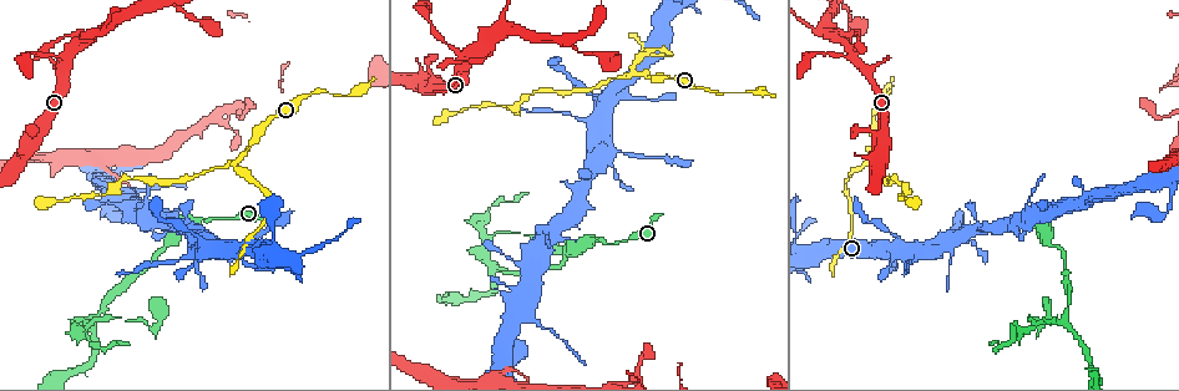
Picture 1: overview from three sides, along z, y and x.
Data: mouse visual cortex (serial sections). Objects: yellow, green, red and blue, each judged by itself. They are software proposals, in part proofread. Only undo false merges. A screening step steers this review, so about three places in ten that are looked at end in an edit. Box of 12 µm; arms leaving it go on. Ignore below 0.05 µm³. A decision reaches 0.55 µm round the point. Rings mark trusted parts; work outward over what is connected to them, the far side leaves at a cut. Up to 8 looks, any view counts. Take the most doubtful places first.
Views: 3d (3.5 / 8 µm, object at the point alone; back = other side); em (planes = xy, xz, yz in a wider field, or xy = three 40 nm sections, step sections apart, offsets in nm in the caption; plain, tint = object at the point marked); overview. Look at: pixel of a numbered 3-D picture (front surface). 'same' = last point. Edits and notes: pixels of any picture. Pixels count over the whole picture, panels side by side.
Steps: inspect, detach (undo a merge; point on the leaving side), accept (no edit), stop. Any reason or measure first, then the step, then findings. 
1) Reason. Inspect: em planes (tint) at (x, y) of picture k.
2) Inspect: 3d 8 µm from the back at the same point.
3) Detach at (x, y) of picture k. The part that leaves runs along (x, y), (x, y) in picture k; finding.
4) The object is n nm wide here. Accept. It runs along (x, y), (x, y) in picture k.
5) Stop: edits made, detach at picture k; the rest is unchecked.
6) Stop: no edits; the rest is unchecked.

Branch point. Inspect: 3d 8 µm at (496, 264) of picture 1.

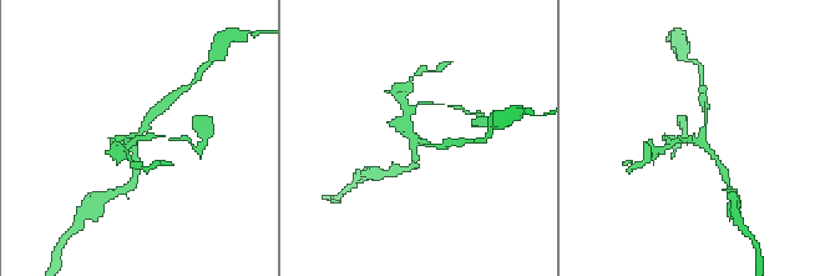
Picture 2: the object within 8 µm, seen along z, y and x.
Inspect: em xy step 2 (tint) at (696, 139) of picture 2.

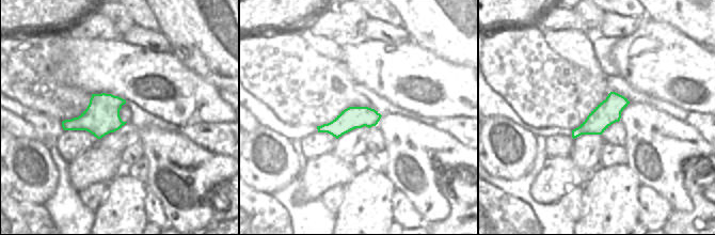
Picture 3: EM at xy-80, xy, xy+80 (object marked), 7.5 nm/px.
Detach at (406, 118) of picture 2. A second cell is stuck on.

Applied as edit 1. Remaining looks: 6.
Inspect: overview.

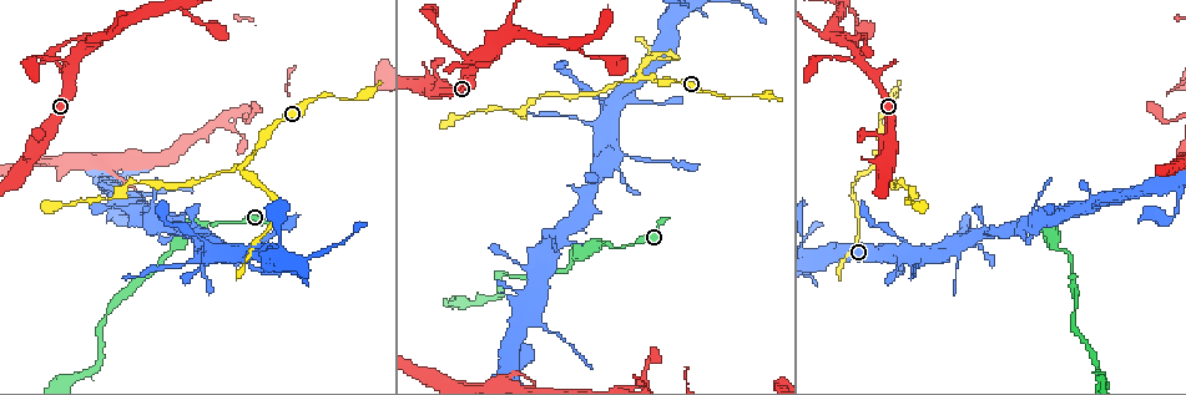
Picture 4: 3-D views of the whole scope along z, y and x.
Sharp bend. Inspect: 3d 8 µm at (639, 77) of picture 4.

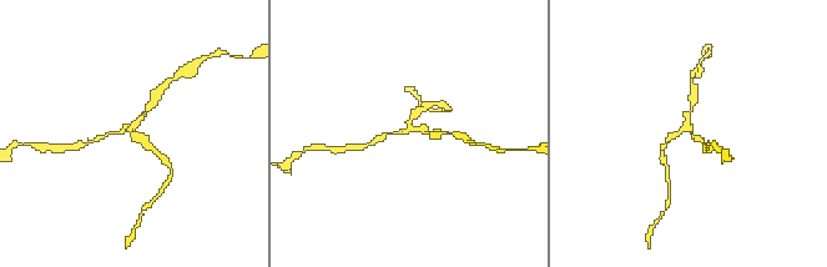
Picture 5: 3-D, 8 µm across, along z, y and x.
3 arms meet here; the arms are 100, 150, 150 nm wide; now the EM. Inspect: em xy step 5 (tint) at (686, 127) of picture 5.

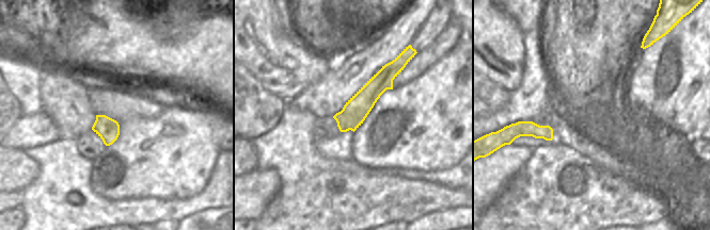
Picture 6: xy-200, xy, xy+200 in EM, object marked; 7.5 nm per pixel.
Detach at (137, 136) of picture 5. A border runs along (378, 71), (385, 74), (387, 88) in picture 6; two cells meet here.

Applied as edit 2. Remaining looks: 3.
Thick turns thin. Inspect: 3d 3.5 µm at (618, 153) of picture 4.

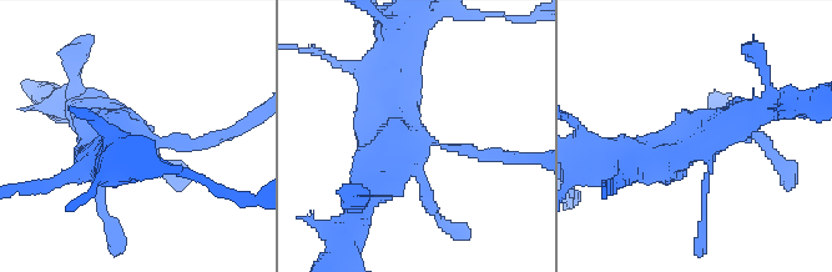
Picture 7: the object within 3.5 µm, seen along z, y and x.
Inspect: em planes (tint) at (417, 135) of picture 7.

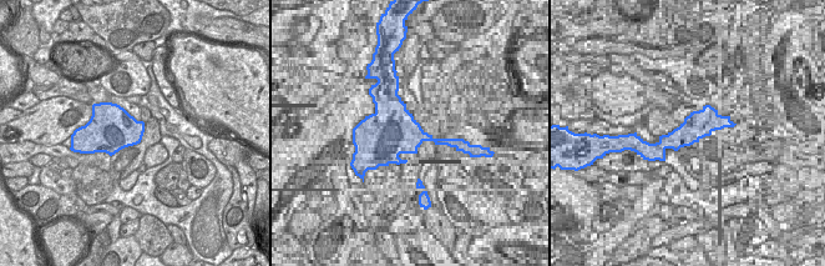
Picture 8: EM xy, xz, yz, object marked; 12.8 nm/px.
Accept. It runs along (635, 160), (666, 160), (769, 106) in picture 7; continuous, no second cell.

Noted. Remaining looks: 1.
Stop: edits made, detach at picture 2, detach at picture 5; the rest is unchecked.

